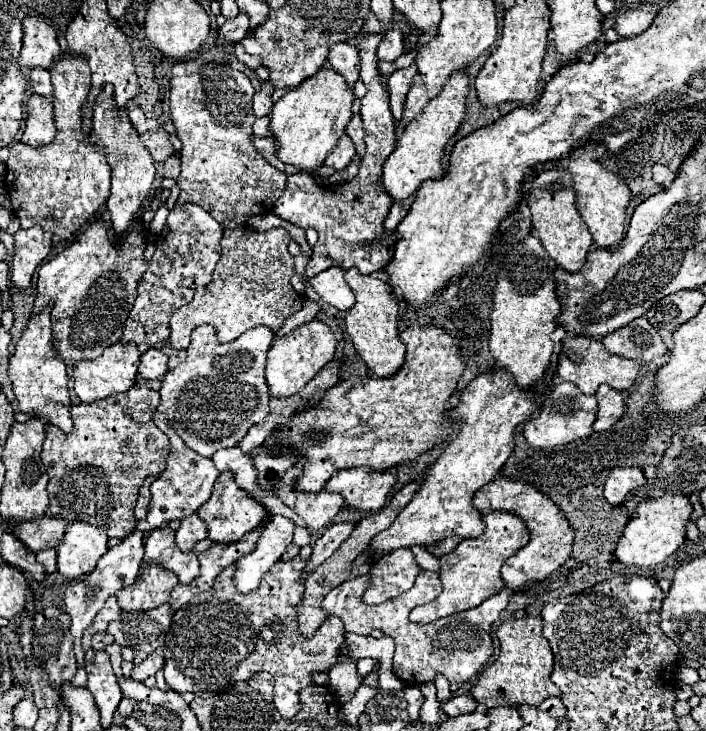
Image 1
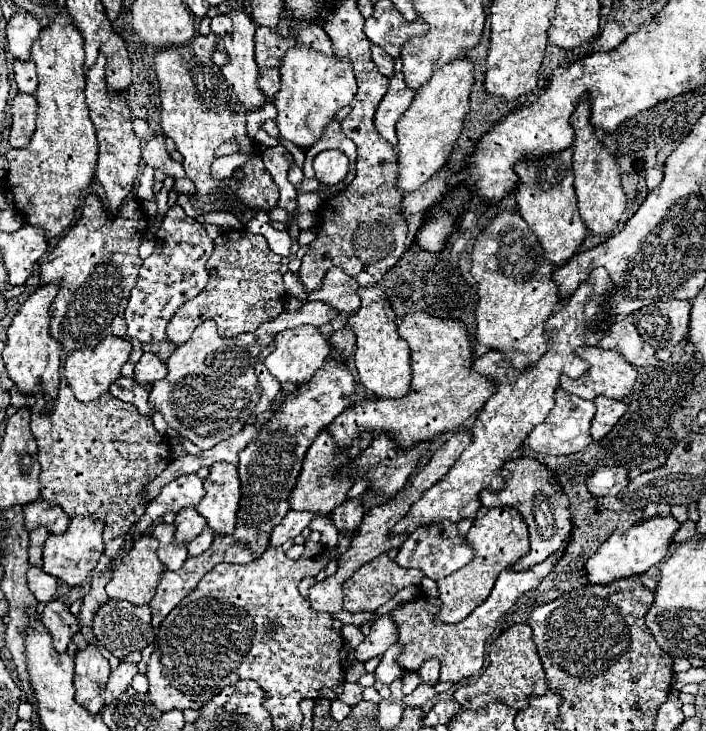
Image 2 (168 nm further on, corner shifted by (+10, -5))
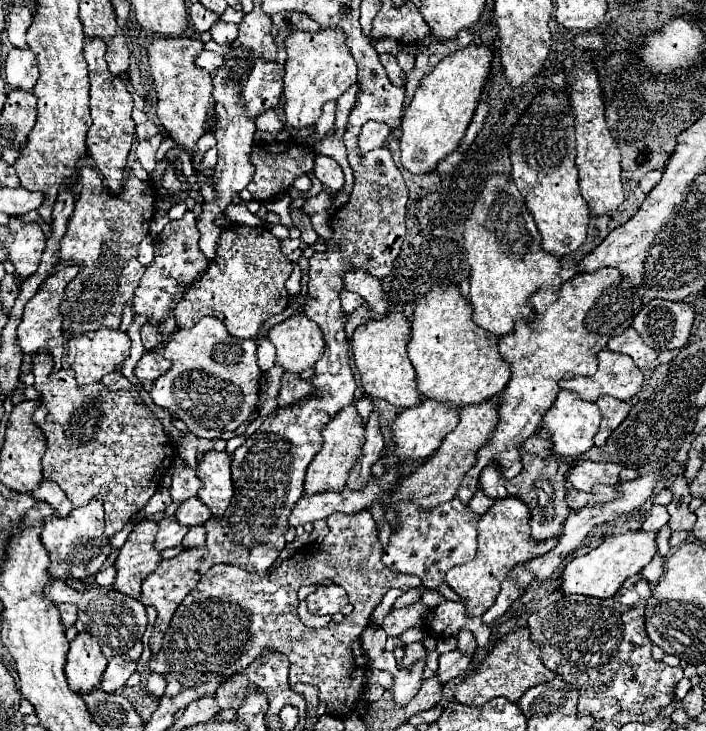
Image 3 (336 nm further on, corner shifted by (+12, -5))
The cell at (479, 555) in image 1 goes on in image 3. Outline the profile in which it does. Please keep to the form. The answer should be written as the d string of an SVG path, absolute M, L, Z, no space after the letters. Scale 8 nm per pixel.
M496 499L496 503L478 521L478 551L474 561L452 567L446 573L446 583L458 593L460 601L466 605L468 617L478 617L494 605L496 595L500 593L500 583L516 563L548 553L556 547L556 541L558 539L536 541L534 537L530 537L530 513L520 499Z

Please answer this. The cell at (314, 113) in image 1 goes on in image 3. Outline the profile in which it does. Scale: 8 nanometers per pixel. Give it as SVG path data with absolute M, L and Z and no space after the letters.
M318 29L316 33L292 31L286 39L288 61L284 67L284 97L286 97L286 123L302 129L312 127L326 101L338 99L350 85L356 83L356 61L350 55L342 29Z

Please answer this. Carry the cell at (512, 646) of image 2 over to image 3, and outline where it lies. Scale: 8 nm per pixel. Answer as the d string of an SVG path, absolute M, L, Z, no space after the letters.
M522 627L518 631L504 635L486 653L484 661L476 667L476 671L454 687L454 697L458 703L470 705L470 707L482 707L486 701L490 701L494 697L506 697L508 701L516 703L526 689L552 681L554 677L556 677L556 673L546 669L544 663L540 661L540 649L532 643L530 631L526 627Z

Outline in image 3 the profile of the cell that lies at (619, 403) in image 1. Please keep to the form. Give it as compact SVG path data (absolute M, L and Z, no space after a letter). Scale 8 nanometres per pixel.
M602 395L596 405L600 407L600 413L602 413L602 423L600 423L600 429L598 429L598 435L594 437L594 443L600 447L606 443L606 439L610 437L610 433L628 417L630 413L630 403L626 401L620 401L620 399L614 399L610 395Z

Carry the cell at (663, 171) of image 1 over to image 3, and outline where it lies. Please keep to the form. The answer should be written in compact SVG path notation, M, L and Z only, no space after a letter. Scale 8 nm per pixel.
M650 171L650 173L640 181L640 189L642 189L644 193L650 193L650 189L660 181L660 177L662 177L662 171Z

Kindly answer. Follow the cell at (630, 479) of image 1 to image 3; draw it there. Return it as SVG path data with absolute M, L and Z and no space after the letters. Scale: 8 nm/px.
M580 461L568 467L568 483L572 483L578 491L590 491L594 485L616 485L620 465L602 463L602 461Z

